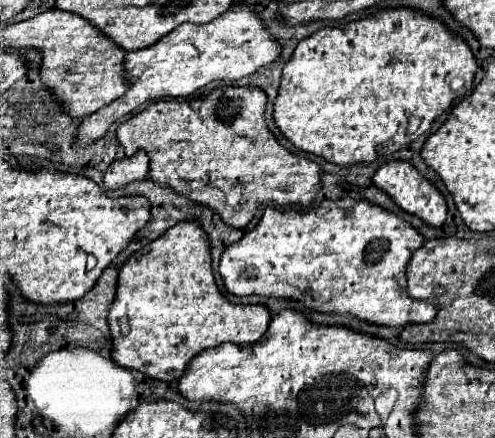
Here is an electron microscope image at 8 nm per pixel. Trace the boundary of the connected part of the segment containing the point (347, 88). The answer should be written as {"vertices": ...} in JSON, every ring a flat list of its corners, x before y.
{"vertices":[[408,8,382,10,344,28,322,28,298,42,282,70,282,82,274,102,274,122,302,152,338,166,370,164,380,154,396,152,426,134,434,120,450,108,452,100,472,88,476,68,476,58,468,44,450,34,440,20]]}

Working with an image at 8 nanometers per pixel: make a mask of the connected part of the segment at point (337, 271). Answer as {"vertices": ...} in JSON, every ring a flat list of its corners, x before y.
{"vertices":[[324,200,316,210,310,212,298,212,298,210,276,210,272,206,268,206,260,218,260,222,256,224,256,228,252,228,250,232,246,232,238,242,230,244,224,248,222,258,220,258,220,276,222,282,226,286,226,290,234,296,266,296,266,298,284,298,284,300,296,300,302,302,308,310,318,312,318,314,334,314,334,316,354,316,358,320,364,320,368,324,376,324,376,326,408,326,408,324,424,324,434,320,436,316,436,306,426,304,426,300,414,300,408,296,406,290,406,266,412,258,412,252,418,250,424,244,424,238,420,236,418,230,414,230,410,224,406,224,402,218,398,218,392,212,382,212,382,208,374,208,374,204,366,204,366,200]]}

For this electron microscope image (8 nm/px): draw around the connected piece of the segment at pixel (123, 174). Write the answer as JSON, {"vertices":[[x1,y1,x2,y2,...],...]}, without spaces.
{"vertices":[[136,152,134,158,114,160,104,174,104,186,108,190,118,190,130,182,144,180,148,176,148,156,146,152]]}

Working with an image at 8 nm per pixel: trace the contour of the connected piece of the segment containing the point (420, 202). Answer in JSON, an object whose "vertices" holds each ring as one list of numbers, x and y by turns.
{"vertices":[[388,162,384,166,380,166,372,178,374,186,384,190,394,204,398,204,404,212,418,216,420,220,424,220,428,226,432,228,440,228,446,222,446,200,444,196,434,188,432,182,428,182,414,166,410,166,408,162]]}

